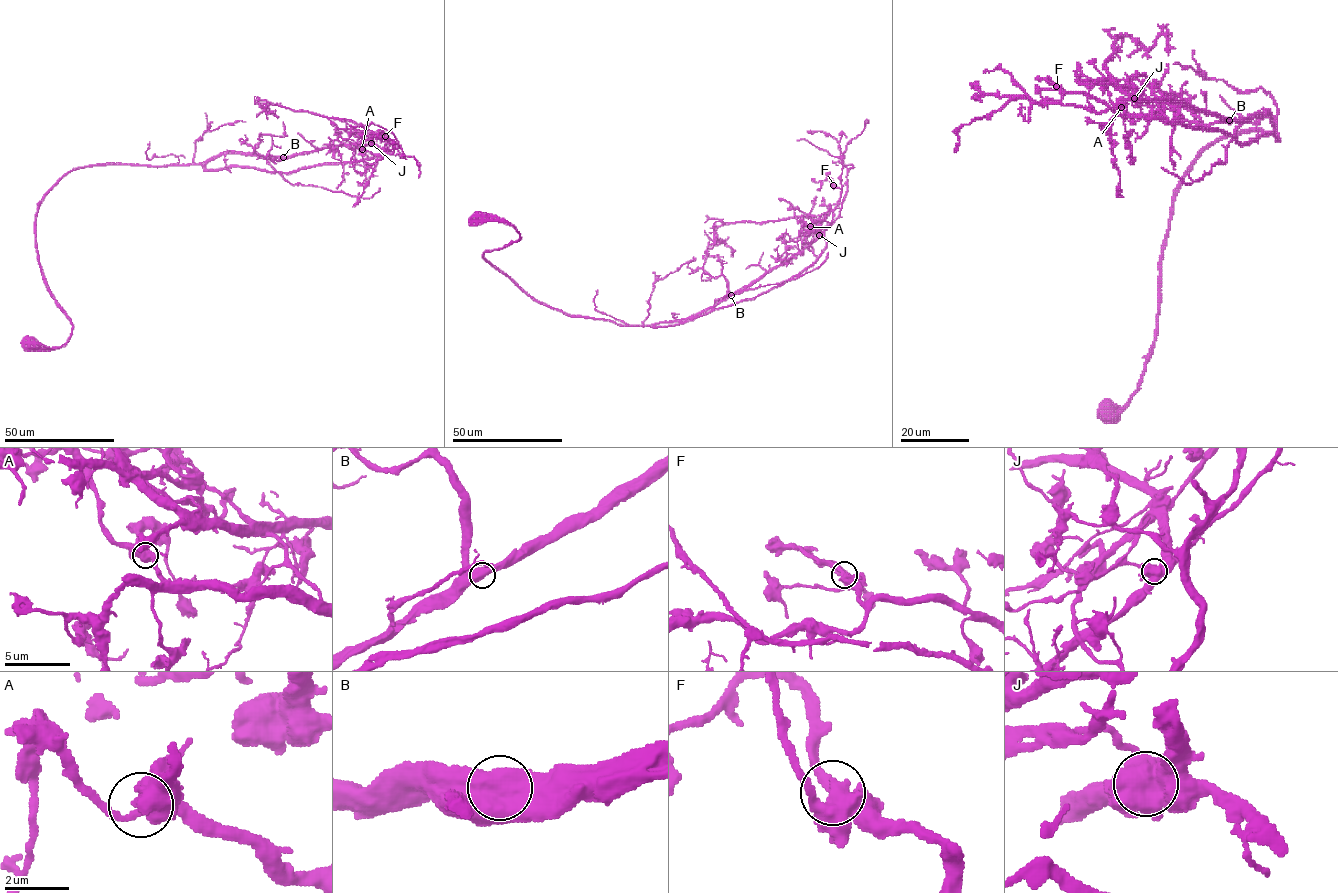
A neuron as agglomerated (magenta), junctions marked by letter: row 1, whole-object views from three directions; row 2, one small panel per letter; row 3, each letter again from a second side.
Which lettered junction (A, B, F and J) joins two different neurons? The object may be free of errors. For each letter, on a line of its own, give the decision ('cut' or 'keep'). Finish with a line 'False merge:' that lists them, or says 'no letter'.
A: keep
B: keep
F: keep
J: cut
False merge: J

